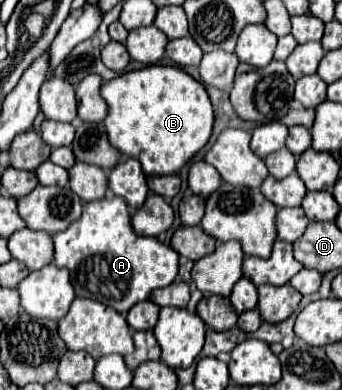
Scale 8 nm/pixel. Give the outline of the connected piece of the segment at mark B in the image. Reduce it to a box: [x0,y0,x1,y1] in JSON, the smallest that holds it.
[102,65,214,175]

